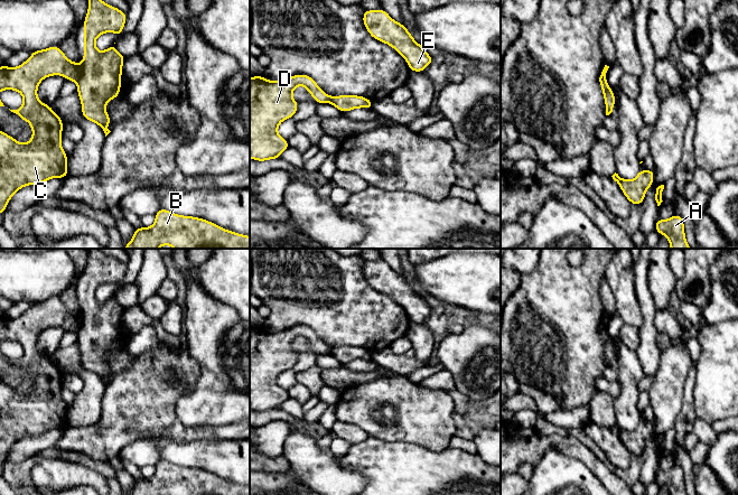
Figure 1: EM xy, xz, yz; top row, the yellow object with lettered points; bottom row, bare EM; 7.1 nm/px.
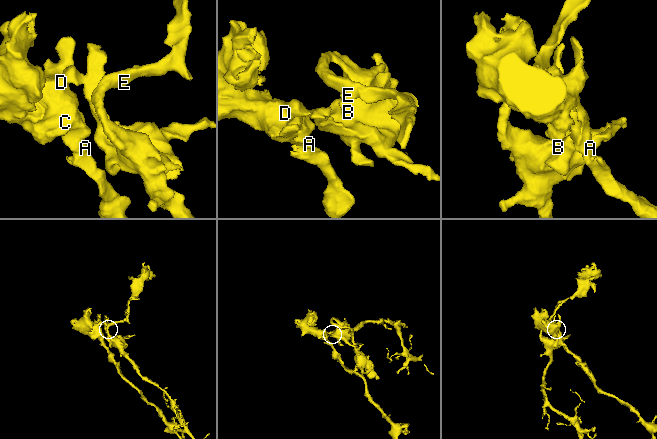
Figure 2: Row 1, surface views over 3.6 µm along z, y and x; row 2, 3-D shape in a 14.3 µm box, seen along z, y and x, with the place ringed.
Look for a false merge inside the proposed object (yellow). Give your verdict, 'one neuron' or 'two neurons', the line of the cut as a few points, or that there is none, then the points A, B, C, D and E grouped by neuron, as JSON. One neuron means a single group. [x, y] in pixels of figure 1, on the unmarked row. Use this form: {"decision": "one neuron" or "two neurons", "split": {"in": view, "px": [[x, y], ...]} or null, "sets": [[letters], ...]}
{"decision": "two neurons", "split": {"in": "xy", "px": [[81, 318], [81, 325], [76, 333]]}, "sets": [["A", "C", "D"], ["B", "E"]]}

